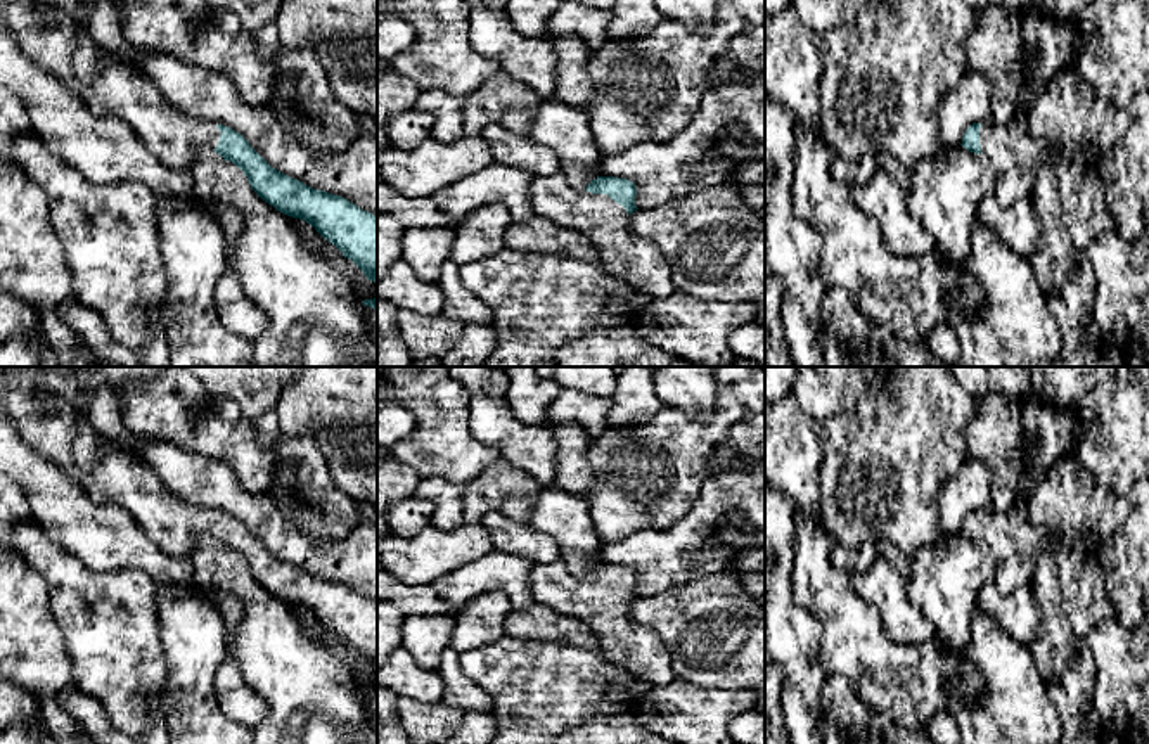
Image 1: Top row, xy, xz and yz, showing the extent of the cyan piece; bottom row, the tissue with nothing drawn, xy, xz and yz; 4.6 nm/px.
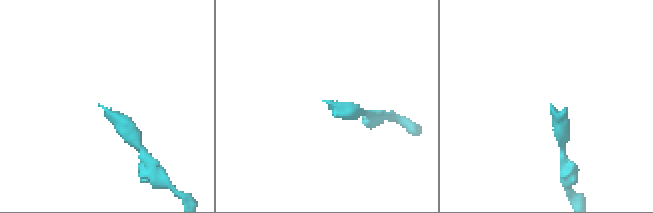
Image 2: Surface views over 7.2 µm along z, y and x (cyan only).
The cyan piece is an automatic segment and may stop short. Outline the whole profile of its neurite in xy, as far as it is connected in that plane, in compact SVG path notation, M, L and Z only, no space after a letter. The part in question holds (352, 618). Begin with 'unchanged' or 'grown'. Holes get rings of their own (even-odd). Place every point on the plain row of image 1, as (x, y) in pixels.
grown; M0 377L0 405L9 419L36 453L62 469L73 483L80 484L90 500L95 503L118 505L130 512L140 524L144 535L156 543L161 552L180 561L190 561L201 538L215 538L225 548L234 550L244 559L258 585L277 599L310 611L324 626L334 632L344 645L351 647L369 668L377 671L377 604L360 597L341 583L311 576L303 569L277 559L235 517L190 505L171 495L156 471L145 460L140 460L133 450L126 450L109 441L104 446L95 469L90 472L81 471L73 462L73 443L78 422L76 408L66 401L52 401L52 412L47 417L40 417L35 412L35 403L35 391L26 381L21 379L14 388L10 388Z

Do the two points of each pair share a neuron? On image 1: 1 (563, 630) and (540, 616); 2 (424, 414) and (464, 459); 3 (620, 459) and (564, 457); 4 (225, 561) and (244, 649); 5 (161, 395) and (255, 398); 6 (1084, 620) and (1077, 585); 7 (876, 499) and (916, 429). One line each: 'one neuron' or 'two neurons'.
1: one neuron
2: one neuron
3: two neurons
4: one neuron
5: two neurons
6: one neuron
7: one neuron

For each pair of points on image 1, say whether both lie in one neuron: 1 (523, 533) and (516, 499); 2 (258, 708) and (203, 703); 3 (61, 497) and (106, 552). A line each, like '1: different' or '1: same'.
1: different
2: different
3: same

